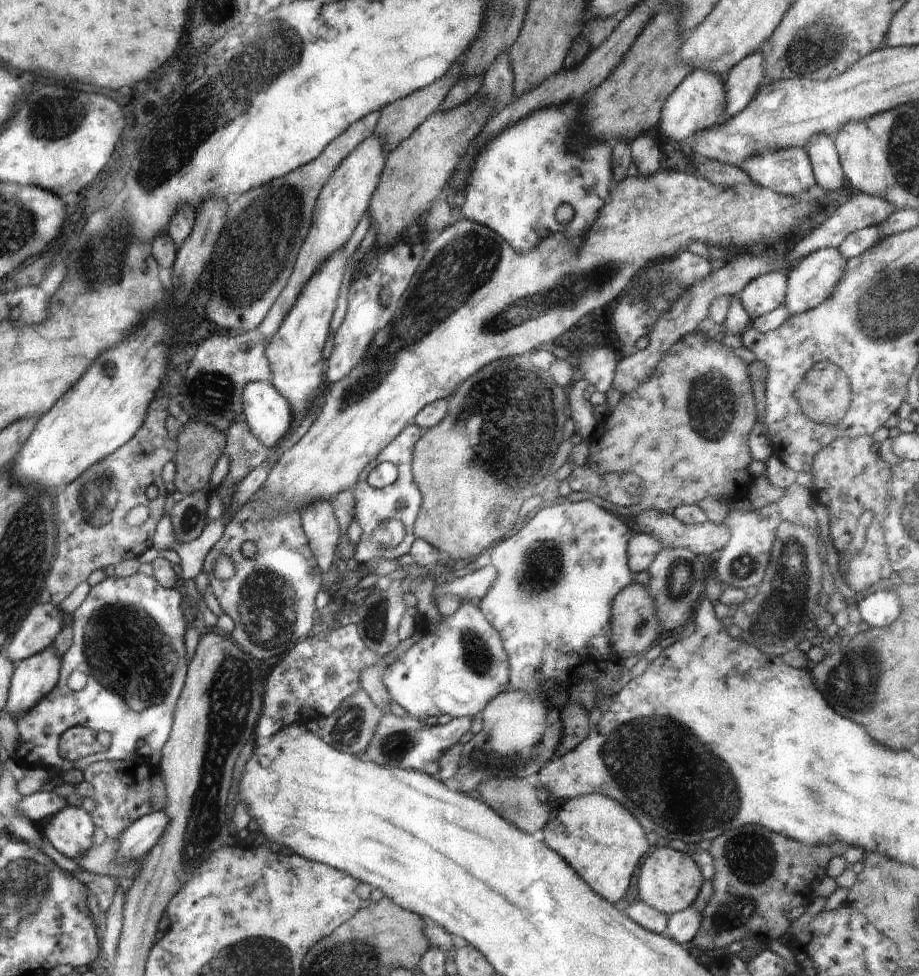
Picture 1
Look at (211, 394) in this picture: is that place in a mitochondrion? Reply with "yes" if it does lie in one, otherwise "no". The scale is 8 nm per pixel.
yes

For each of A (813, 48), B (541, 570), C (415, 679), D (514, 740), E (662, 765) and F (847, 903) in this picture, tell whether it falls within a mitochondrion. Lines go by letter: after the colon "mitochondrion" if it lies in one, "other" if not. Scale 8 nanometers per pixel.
A: mitochondrion
B: mitochondrion
C: other
D: mitochondrion
E: mitochondrion
F: other

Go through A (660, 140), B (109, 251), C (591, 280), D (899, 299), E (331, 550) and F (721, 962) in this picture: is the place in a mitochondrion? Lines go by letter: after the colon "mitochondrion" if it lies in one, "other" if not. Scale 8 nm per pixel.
A: other
B: mitochondrion
C: mitochondrion
D: mitochondrion
E: other
F: other

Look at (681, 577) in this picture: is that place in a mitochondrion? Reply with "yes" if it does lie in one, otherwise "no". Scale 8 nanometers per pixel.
yes

